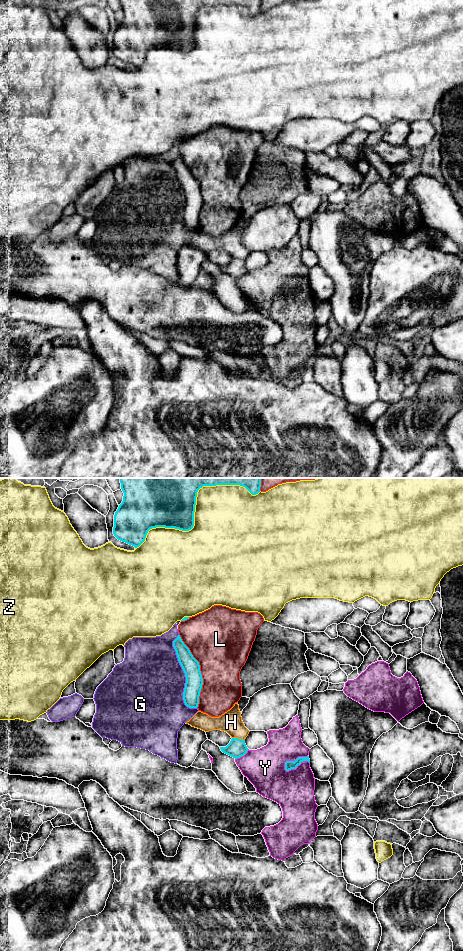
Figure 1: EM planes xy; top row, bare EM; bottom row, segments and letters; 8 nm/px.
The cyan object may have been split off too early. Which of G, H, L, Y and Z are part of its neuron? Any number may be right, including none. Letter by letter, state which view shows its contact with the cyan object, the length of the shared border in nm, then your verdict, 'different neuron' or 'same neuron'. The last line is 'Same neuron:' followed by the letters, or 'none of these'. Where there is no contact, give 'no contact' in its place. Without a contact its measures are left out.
G: meets cyan in xy; contact 600 nm long; different neuron
H: meets cyan in xy; contact 110 nm long; different neuron
L: meets cyan in xy; contact 600 nm long; different neuron
Y: meets cyan in xy; contact 220 nm long; different neuron
Z: meets cyan in xy; contact 1100 nm long; different neuron
Same neuron: none of these

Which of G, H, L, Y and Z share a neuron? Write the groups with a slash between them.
G / H / L / Y / Z

